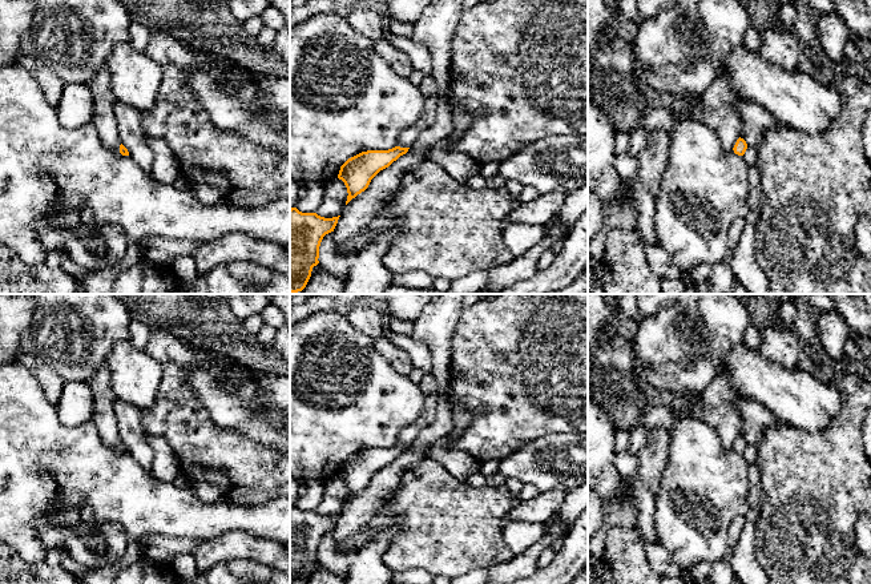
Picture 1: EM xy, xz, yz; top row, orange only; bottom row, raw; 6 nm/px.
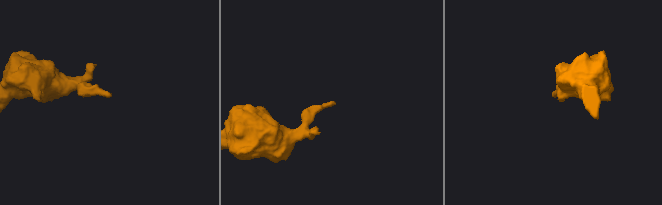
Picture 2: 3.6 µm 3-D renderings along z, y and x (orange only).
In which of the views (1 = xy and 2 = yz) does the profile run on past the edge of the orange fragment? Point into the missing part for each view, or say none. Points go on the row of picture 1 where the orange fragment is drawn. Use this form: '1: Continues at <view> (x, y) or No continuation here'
1: No continuation here
2: No continuation here

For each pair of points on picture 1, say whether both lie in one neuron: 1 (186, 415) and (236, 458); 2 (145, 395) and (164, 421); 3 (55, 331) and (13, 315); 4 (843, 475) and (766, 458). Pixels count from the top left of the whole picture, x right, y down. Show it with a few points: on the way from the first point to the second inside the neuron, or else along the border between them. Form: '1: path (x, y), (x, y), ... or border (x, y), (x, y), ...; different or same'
1: path (198, 426), (224, 451); same
2: border (161, 374), (154, 402), (142, 410); different
3: border (36, 307), (29, 326), (20, 338), (19, 351); different
4: path (825, 475), (806, 475), (789, 458), (785, 458); same

